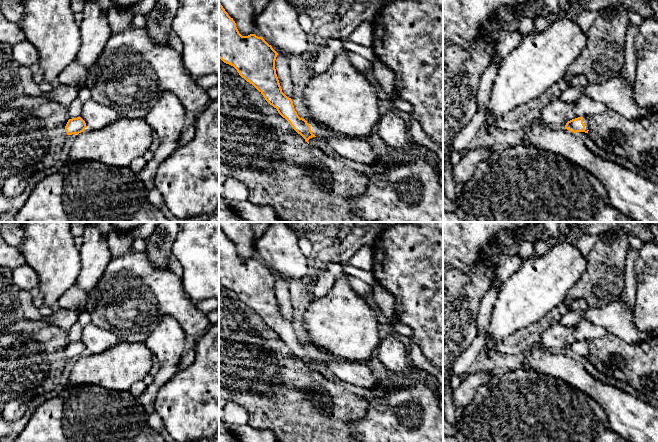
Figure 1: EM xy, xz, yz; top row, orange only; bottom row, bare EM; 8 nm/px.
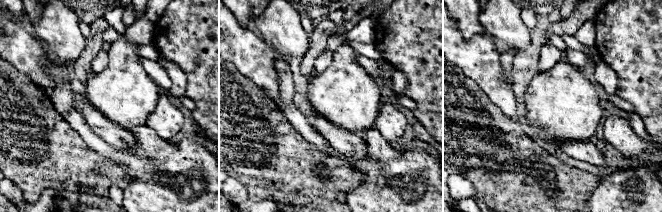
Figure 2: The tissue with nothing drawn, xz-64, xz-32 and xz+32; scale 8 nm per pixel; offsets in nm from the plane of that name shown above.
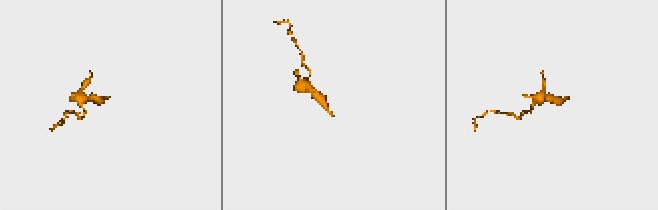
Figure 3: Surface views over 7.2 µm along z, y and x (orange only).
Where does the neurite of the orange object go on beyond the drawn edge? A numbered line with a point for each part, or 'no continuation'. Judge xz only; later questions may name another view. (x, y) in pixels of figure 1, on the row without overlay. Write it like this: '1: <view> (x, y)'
1: xz (314, 365)

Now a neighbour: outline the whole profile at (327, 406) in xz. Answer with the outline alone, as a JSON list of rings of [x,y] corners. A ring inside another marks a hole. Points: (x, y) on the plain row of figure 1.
[[[219,282],[219,393],[227,400],[235,402],[244,407],[249,414],[249,422],[253,428],[272,431],[278,442],[358,442],[351,433],[351,425],[360,419],[369,409],[368,399],[353,394],[346,390],[342,385],[327,380],[323,375],[317,371],[308,368],[305,363],[298,358],[290,349],[290,347],[283,342],[270,329],[261,316],[259,316],[252,308],[242,302],[237,294],[224,287]]]

